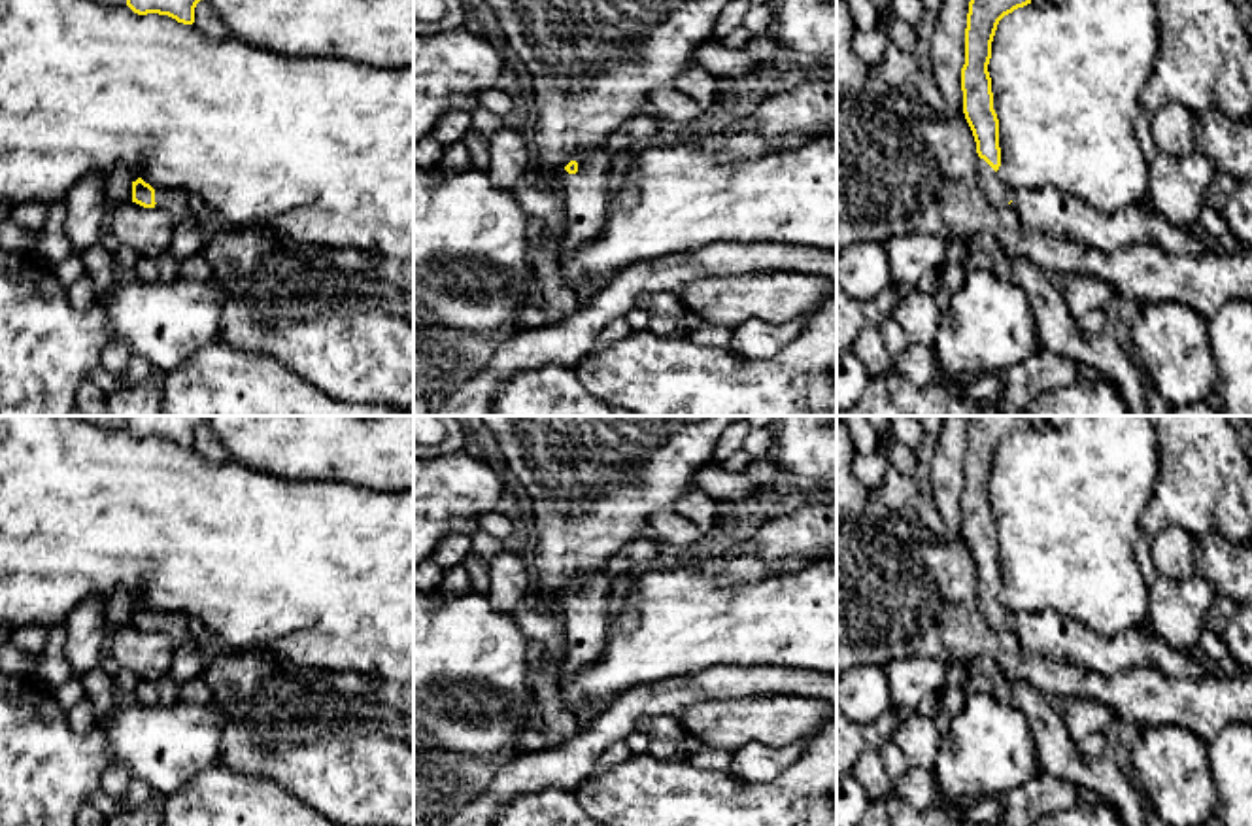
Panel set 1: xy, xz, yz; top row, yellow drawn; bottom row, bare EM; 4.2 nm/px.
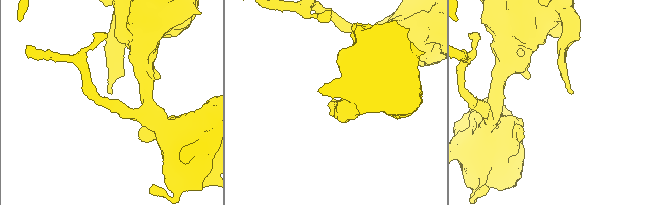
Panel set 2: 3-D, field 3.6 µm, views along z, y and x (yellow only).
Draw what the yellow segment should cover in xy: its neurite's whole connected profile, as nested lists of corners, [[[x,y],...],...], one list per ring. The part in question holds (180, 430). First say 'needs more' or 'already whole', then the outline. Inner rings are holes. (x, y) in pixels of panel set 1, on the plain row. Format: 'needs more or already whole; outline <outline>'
already whole; outline [[[128,416],[127,429],[138,437],[168,439],[183,448],[195,446],[195,431],[210,416]]]

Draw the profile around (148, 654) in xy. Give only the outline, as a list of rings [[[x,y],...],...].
[[[130,622],[110,631],[106,654],[140,680],[155,680],[168,673],[174,648],[166,635],[144,631]]]

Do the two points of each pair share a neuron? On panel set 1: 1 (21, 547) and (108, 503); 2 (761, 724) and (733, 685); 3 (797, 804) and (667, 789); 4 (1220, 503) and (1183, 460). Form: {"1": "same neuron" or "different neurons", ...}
{"1": "same neuron", "2": "different neurons", "3": "same neuron", "4": "same neuron"}

